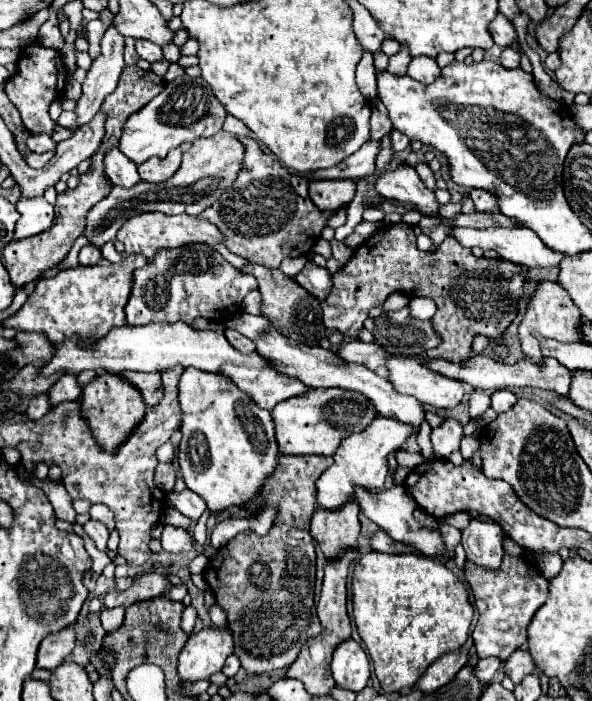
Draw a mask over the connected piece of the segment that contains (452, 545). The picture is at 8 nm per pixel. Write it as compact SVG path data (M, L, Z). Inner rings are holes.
M446 522L441 523L439 528L443 536L442 538L444 539L445 547L446 549L448 549L448 551L450 551L453 561L455 556L454 549L456 548L458 543L460 543L461 531L447 524Z

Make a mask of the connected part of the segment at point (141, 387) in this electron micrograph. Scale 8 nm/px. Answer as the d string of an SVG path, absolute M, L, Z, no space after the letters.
M124 371L120 373L120 377L124 377L124 381L132 383L140 393L142 393L142 399L148 407L160 403L162 399L162 381L160 381L160 375L156 373L134 373L134 371Z

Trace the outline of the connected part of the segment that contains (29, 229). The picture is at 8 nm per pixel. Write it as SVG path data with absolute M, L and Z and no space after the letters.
M20 197L16 203L20 213L20 221L16 223L14 239L24 239L46 231L54 221L54 207L44 199L24 199Z

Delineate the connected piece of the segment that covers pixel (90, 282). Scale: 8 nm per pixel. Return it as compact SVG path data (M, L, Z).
M128 255L122 263L114 265L106 259L100 259L94 267L74 267L58 271L54 277L42 277L36 283L36 289L24 303L24 307L2 321L4 327L18 331L36 331L46 335L54 345L64 343L72 335L80 337L80 345L90 345L116 325L124 325L124 305L132 289L132 271L148 265L148 259L142 255Z

